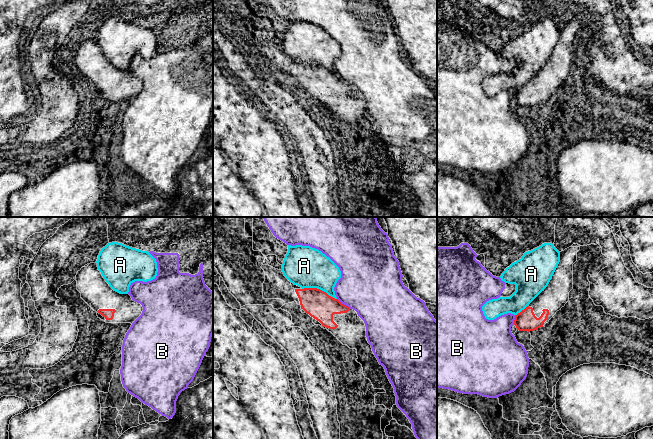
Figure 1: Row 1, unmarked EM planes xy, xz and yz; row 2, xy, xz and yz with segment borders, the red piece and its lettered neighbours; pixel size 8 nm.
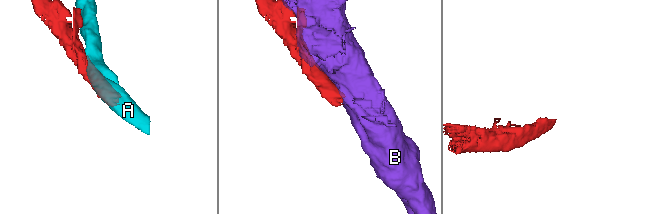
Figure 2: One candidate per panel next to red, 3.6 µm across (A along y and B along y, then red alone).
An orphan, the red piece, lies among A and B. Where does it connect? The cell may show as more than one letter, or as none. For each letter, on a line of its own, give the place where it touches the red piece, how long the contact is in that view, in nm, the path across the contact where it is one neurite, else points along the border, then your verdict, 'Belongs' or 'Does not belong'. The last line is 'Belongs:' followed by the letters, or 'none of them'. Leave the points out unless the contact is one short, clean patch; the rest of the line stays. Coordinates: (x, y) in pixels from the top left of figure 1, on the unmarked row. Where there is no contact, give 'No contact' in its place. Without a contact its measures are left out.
A: Touches red at xz (319, 65). Shared border 300 nm. Does not belong
B: Touches red at xz (343, 80). Shared border 140 nm. Does not belong
Belongs: none of them

